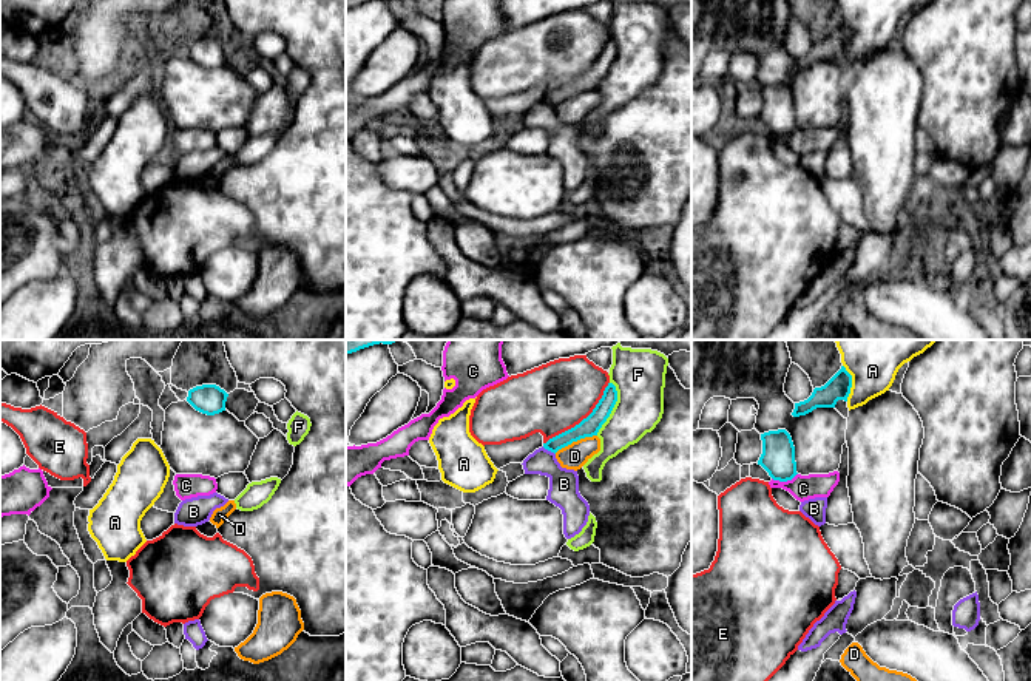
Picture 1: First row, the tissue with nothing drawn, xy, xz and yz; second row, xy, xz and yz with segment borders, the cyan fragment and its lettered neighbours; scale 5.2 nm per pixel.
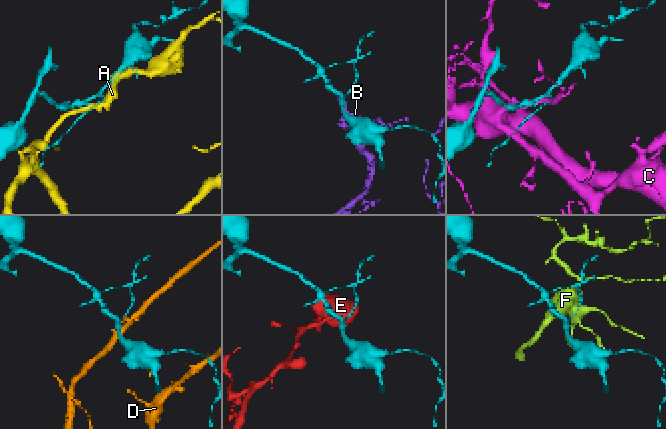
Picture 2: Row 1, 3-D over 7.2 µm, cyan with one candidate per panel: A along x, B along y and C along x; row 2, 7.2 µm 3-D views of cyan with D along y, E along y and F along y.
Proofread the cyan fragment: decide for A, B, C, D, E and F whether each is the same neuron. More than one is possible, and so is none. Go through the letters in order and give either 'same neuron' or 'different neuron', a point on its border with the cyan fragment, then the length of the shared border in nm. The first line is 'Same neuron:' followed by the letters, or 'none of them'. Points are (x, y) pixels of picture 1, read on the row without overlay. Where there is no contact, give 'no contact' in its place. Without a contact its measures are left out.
Same neuron: none of them
A: different neuron | yz (851, 37) | 190 nm
B: different neuron | xz (548, 104) | 80 nm
C: different neuron | yz (784, 135) | 140 nm
D: different neuron | xz (574, 94) | 240 nm
E: different neuron | xz (584, 73) | 480 nm
F: different neuron | xz (613, 60) | 300 nm

